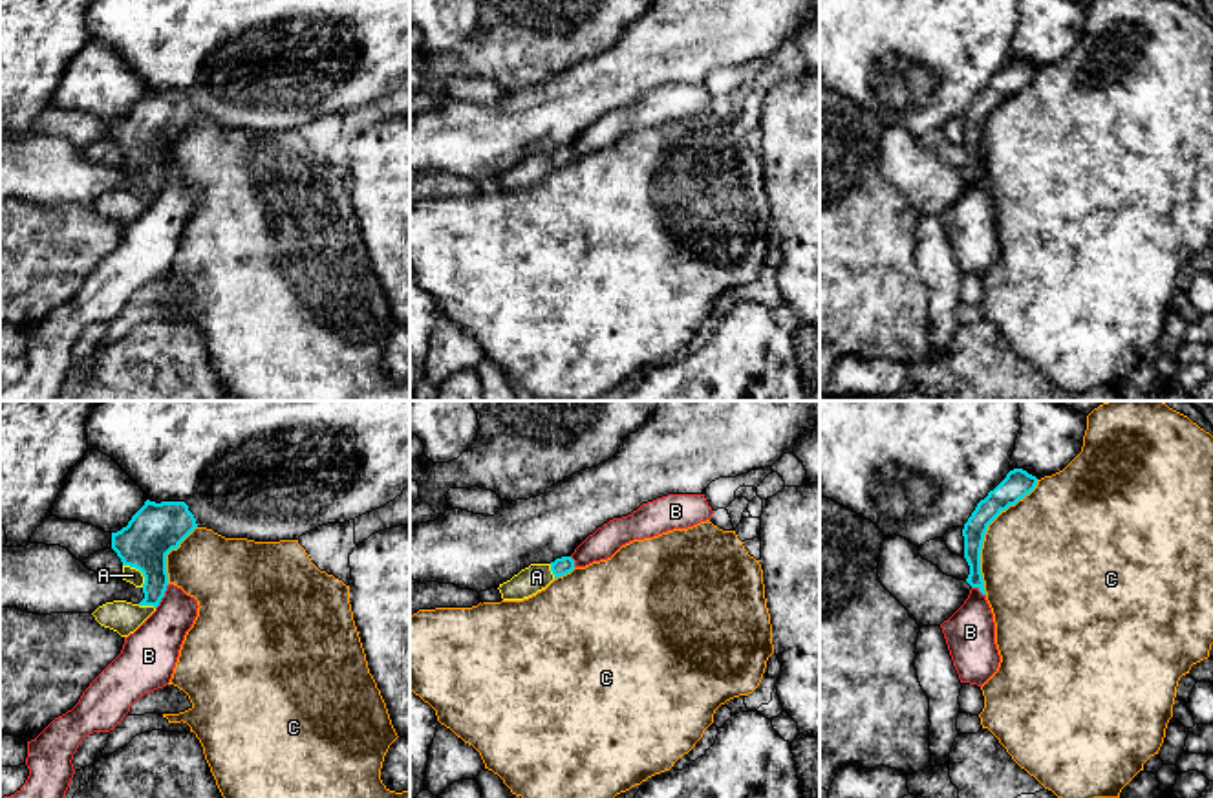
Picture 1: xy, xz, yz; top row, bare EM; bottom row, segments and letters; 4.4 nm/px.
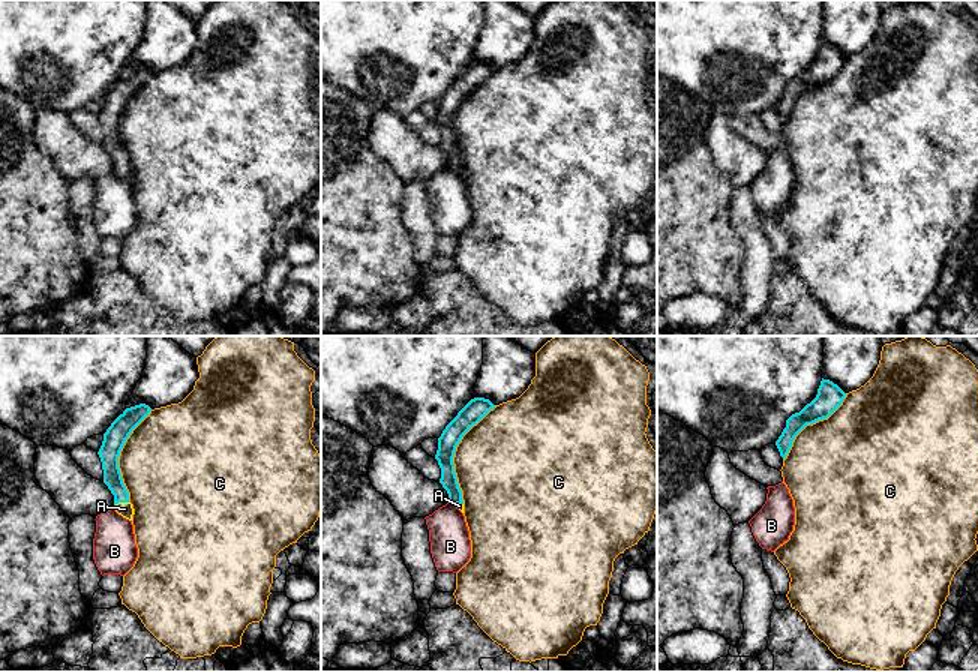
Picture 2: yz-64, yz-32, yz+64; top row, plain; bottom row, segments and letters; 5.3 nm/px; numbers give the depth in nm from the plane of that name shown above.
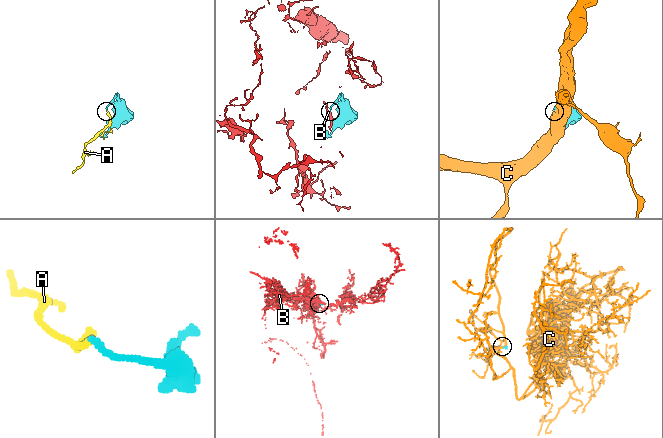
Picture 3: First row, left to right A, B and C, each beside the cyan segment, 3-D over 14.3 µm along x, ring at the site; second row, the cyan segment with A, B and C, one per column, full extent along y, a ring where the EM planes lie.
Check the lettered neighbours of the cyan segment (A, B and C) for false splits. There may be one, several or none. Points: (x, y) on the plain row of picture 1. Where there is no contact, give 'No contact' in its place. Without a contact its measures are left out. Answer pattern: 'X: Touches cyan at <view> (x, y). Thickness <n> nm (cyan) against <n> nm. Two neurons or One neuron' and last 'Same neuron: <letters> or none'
A: Touches cyan at xy (139, 160). Thickness 220 nm (cyan) against 70 nm. One neuron
B: Touches cyan at xy (163, 185). Thickness 220 nm (cyan) against 240 nm. Two neurons
C: Touches cyan at yz (985, 123). Thickness 120 nm (cyan) against 480 nm. Two neurons
Same neuron: A

